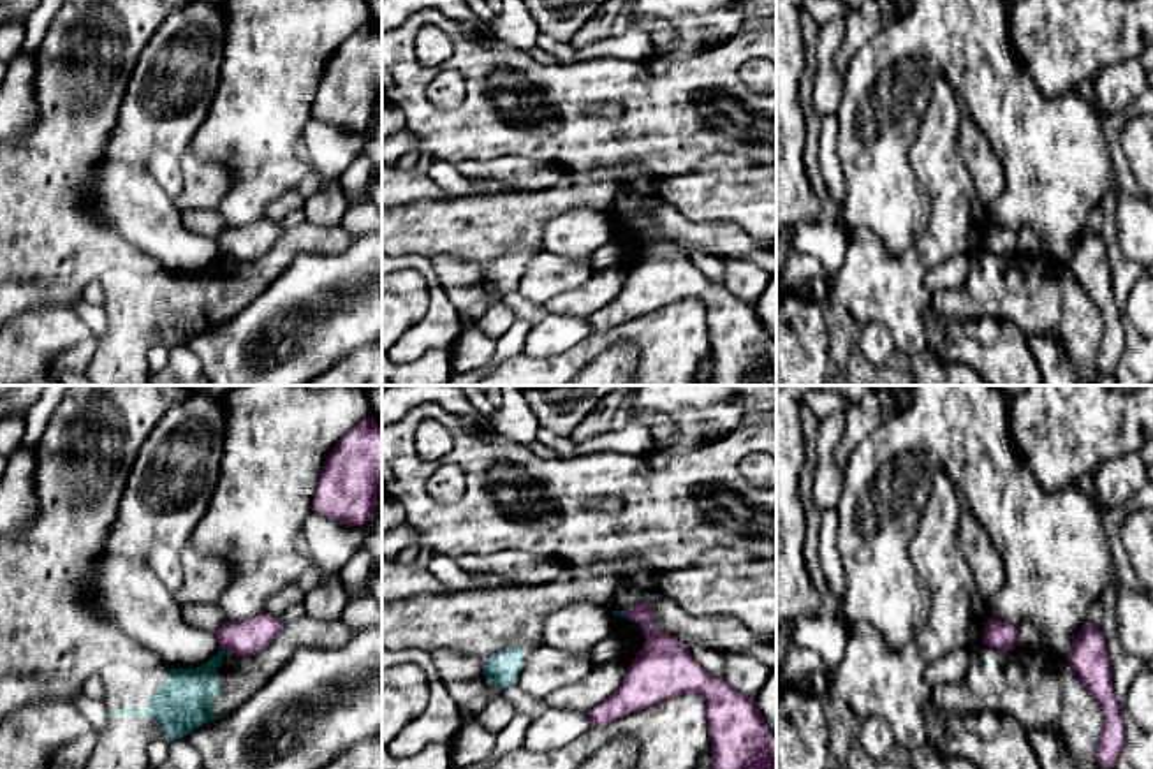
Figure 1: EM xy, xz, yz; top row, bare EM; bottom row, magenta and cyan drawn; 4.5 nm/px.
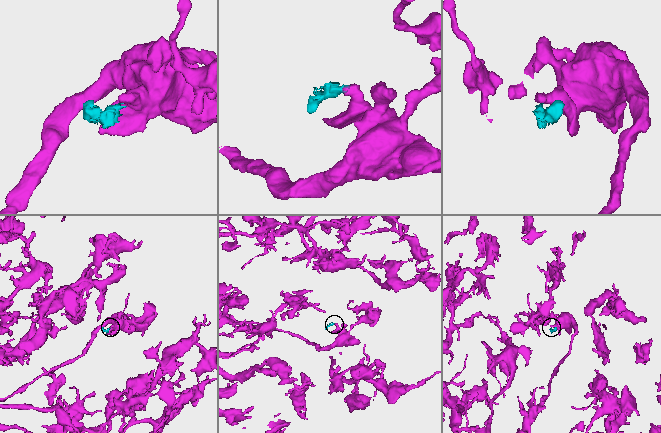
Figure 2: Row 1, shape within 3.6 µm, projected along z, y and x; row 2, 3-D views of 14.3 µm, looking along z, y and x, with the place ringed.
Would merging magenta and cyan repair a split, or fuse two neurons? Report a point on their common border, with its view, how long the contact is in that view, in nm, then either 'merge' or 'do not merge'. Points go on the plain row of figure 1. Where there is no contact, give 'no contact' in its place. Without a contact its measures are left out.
meets magenta in xy at (226, 256); contact 60 nm long; do not merge

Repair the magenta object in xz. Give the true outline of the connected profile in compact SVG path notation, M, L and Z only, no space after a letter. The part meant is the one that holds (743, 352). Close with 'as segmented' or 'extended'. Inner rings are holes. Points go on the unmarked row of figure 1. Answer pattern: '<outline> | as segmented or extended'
M639 209L625 218L625 223L644 234L646 248L630 267L620 294L604 308L588 317L591 333L607 331L628 319L637 319L671 303L697 299L706 308L708 340L711 345L711 385L776 385L776 338L773 338L755 304L736 297L723 283L706 278L676 243L650 232L653 211Z | as segmented

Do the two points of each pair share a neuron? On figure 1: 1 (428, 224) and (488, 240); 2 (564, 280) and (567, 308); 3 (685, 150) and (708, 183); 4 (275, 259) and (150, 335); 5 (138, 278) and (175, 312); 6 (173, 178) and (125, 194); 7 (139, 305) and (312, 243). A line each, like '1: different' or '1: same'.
1: same
2: different
3: different
4: same
5: same
6: different
7: same

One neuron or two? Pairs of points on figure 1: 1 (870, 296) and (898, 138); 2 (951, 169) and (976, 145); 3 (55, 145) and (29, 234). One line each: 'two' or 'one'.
1: two
2: two
3: one

